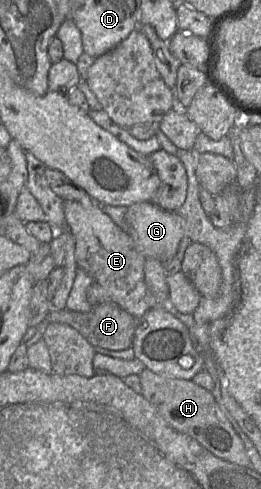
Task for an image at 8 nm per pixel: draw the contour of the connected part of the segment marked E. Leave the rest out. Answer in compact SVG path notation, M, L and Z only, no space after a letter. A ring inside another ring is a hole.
M64 201L65 226L76 241L76 261L95 282L109 294L111 301L125 309L136 320L156 306L156 299L144 279L146 258L136 249L127 231L121 229L105 214L101 205L84 206L79 201Z

